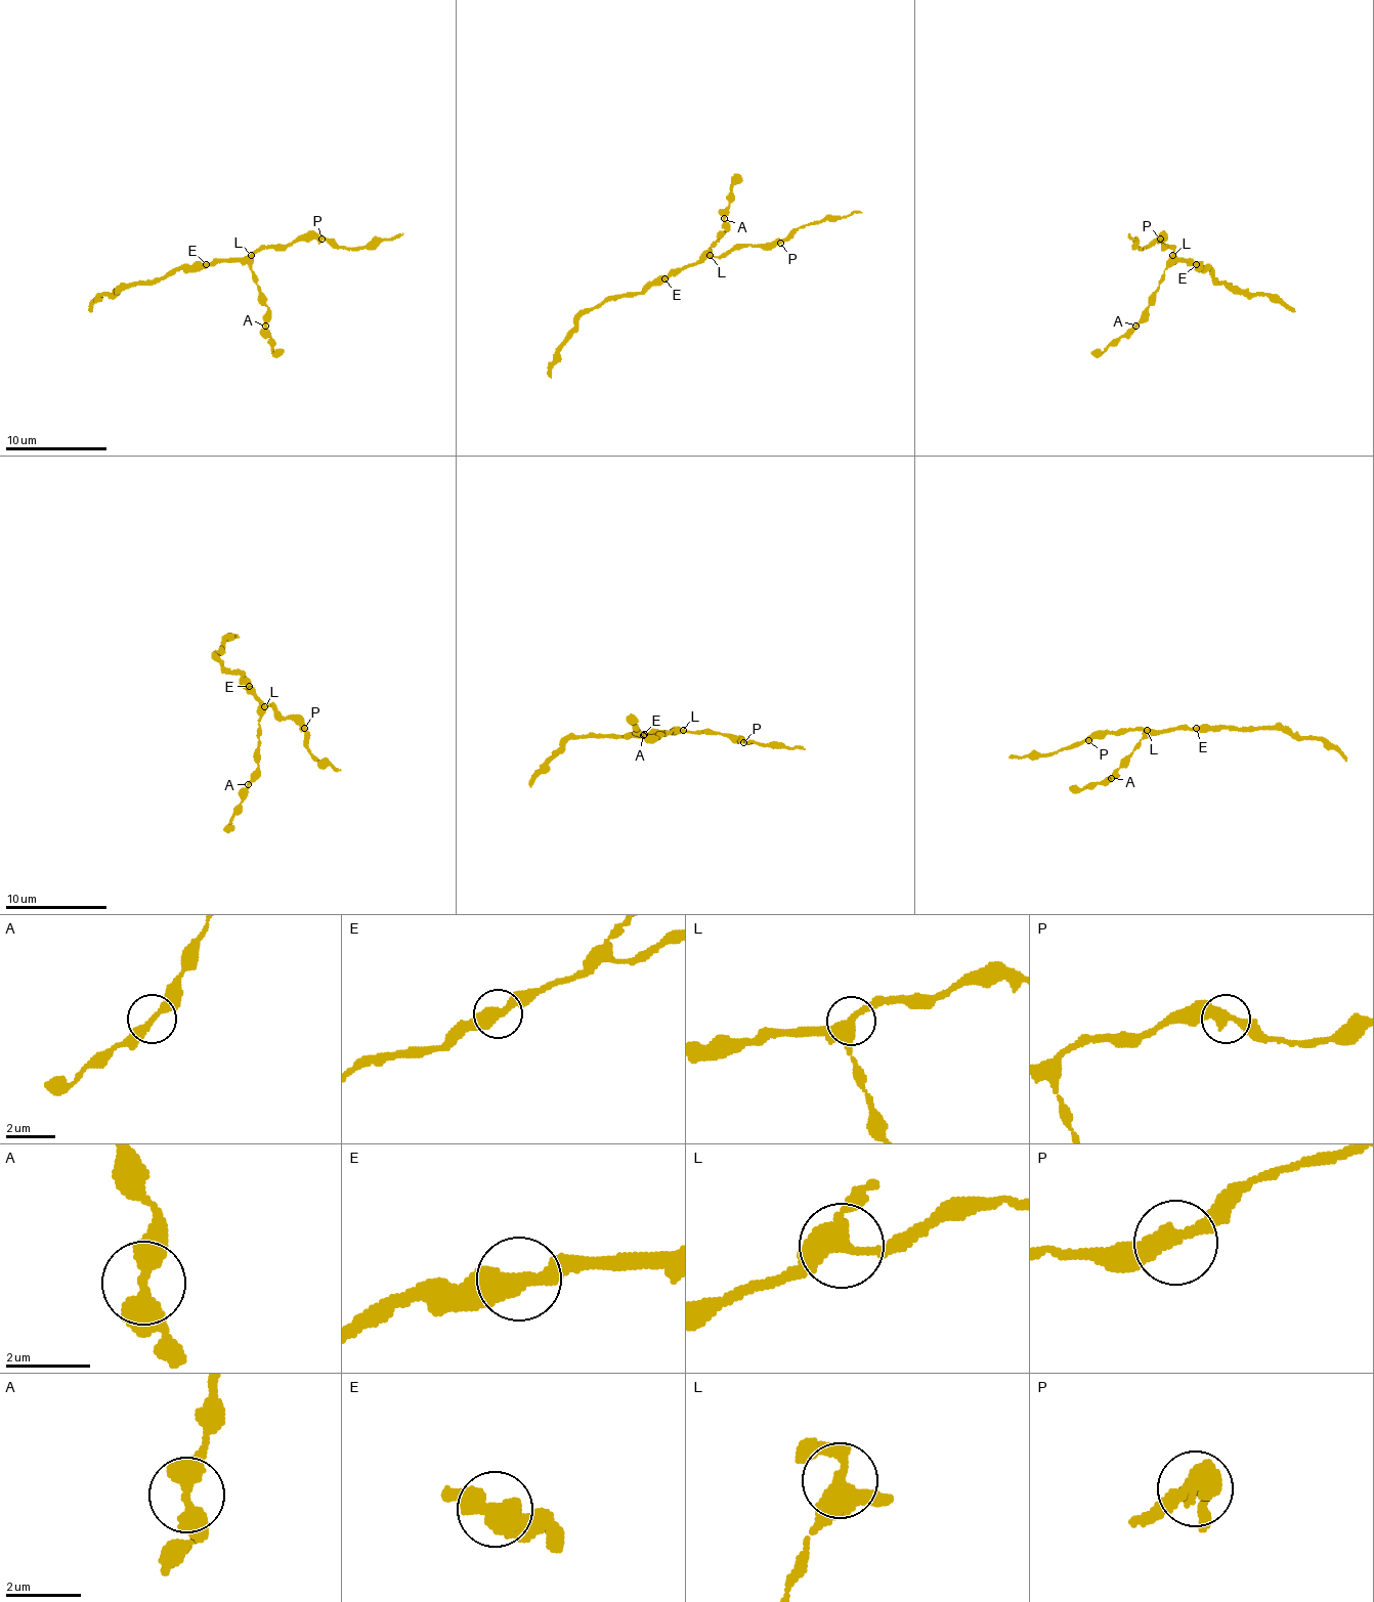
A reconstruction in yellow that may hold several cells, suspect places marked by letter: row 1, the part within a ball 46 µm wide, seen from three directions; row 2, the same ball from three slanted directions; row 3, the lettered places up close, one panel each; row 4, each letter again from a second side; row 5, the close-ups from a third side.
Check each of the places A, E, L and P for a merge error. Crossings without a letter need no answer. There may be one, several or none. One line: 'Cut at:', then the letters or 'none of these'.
Cut at: none of these

